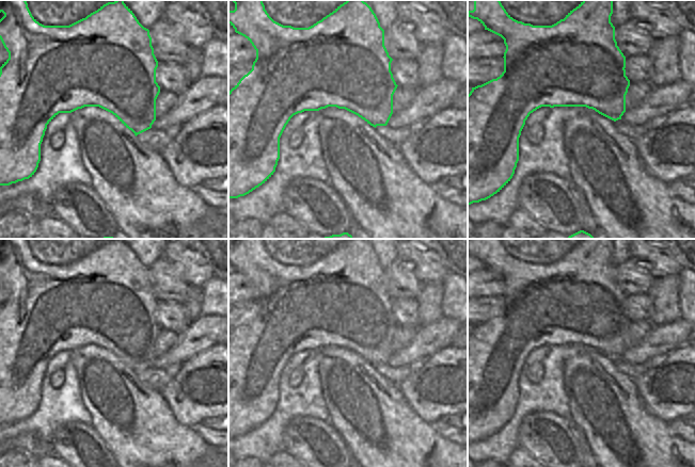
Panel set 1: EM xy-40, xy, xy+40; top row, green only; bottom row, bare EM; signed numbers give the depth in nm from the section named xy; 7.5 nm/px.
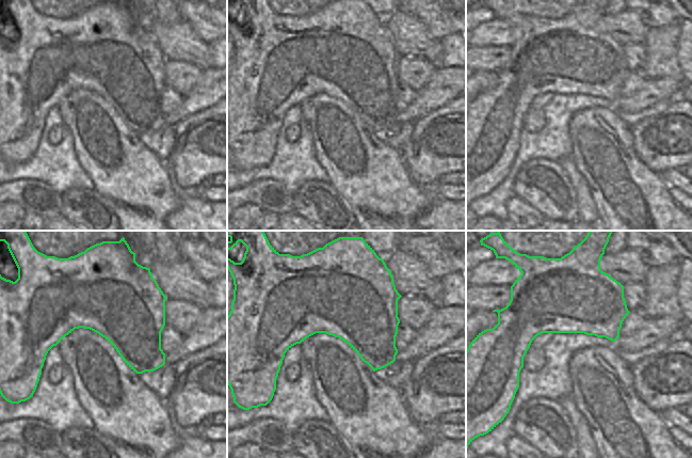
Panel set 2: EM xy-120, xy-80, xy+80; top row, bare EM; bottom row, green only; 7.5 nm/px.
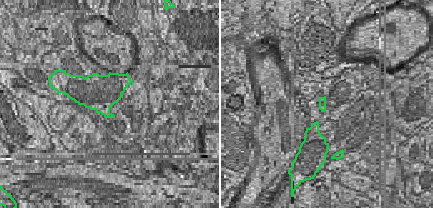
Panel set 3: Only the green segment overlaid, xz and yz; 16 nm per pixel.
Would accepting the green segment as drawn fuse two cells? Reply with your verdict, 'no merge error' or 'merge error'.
merge error

